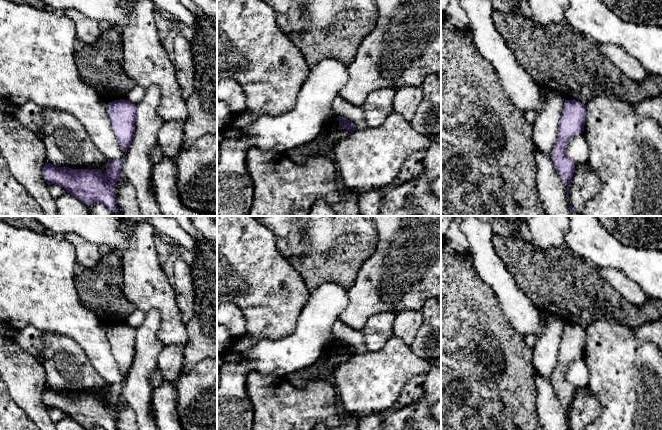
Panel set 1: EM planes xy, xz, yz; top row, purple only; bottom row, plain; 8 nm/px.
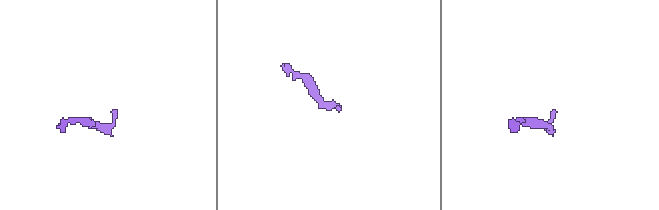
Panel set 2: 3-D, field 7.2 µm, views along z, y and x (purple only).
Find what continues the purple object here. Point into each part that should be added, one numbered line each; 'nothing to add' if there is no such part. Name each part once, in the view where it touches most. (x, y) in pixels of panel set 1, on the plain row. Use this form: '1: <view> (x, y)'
nothing to add

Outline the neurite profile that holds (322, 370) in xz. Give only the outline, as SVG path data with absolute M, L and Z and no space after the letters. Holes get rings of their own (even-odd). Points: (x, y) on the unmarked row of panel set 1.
M333 339L314 364L287 374L285 378L296 388L303 388L313 381L324 381L332 384L337 390L334 369L351 358L339 348L339 340Z

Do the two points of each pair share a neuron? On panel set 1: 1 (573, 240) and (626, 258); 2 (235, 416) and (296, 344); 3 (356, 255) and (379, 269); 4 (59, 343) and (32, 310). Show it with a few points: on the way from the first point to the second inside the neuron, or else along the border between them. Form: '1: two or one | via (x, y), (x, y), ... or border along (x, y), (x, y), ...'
1: one | via (586, 240), (589, 240), (601, 250), (613, 254)
2: one | via (235, 391), (235, 378), (257, 356), (271, 356)
3: two | border along (378, 241), (373, 253), (361, 266), (354, 282)
4: two | border along (27, 326), (65, 334), (73, 338)

